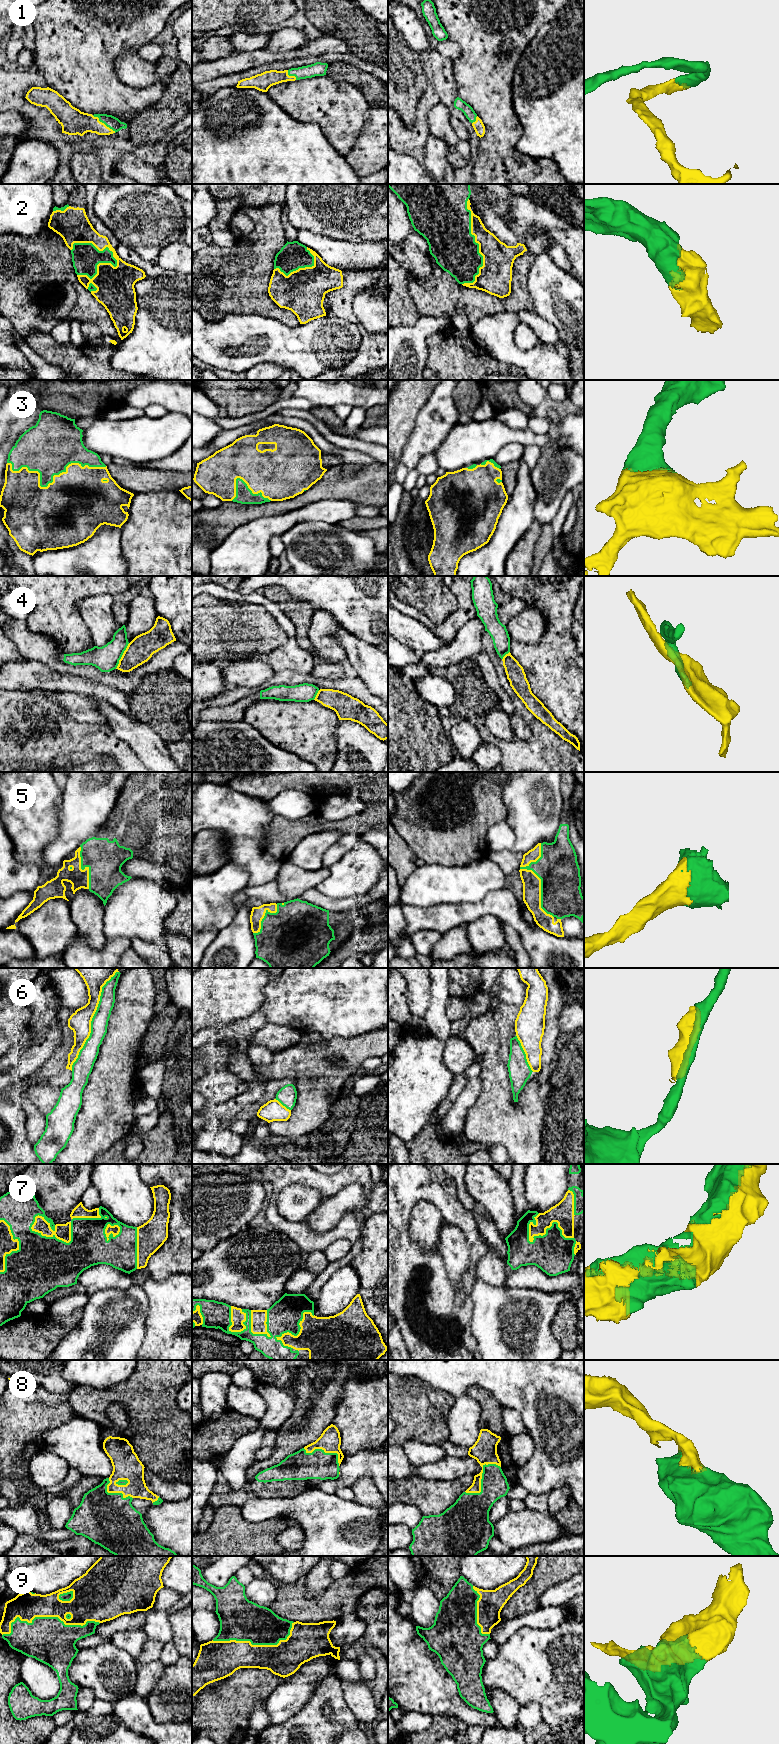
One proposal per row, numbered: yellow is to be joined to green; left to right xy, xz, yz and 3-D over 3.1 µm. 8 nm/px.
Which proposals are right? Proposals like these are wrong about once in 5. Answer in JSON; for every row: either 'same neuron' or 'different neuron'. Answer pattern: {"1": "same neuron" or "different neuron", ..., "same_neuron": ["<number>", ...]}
{"1": "same neuron", "2": "same neuron", "3": "same neuron", "4": "different neuron", "5": "same neuron", "6": "different neuron", "7": "same neuron", "8": "same neuron", "9": "same neuron", "same_neuron": ["1", "2", "3", "5", "7", "8", "9"]}

